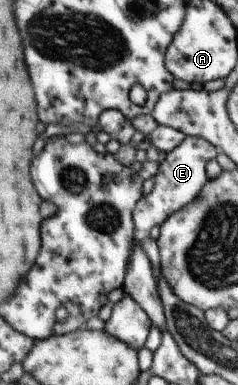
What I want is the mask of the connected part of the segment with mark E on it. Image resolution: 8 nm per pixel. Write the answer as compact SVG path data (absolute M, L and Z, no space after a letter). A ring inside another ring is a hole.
M185 137L181 144L166 153L165 159L159 163L158 171L153 177L152 190L137 201L135 211L132 213L137 230L149 231L153 226L163 224L177 210L193 202L207 182L203 166L215 154L217 150L213 148L212 143L201 137Z

